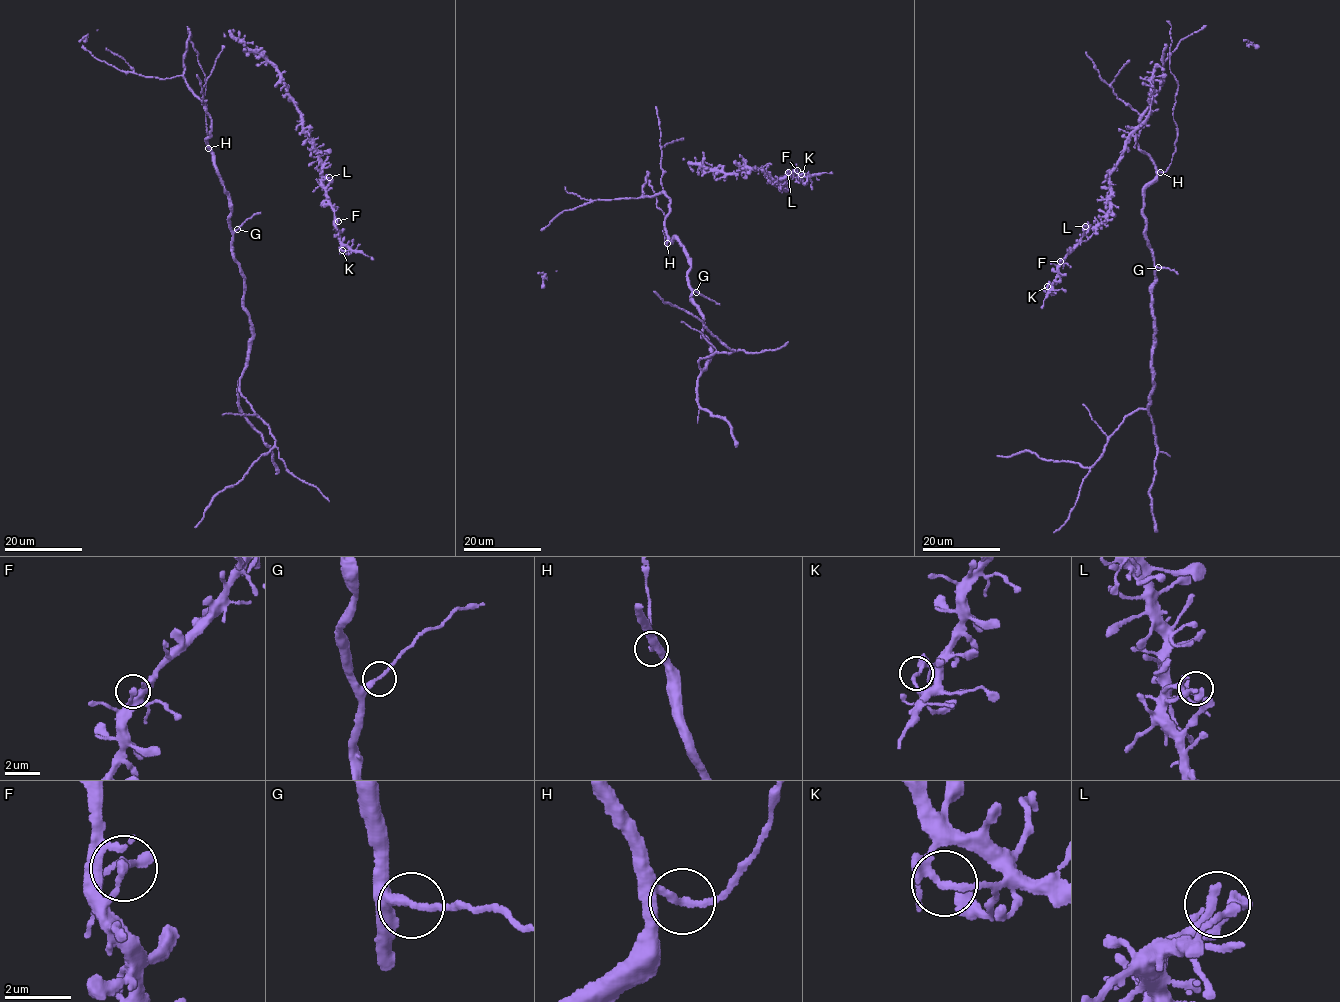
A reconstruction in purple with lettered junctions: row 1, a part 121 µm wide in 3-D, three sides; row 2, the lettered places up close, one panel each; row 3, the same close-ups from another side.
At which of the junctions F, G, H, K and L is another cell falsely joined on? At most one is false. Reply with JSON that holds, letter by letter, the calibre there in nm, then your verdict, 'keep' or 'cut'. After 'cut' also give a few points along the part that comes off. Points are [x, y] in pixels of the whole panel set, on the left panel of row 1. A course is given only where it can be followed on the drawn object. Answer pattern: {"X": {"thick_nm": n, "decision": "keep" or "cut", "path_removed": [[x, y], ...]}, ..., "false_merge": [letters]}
{"F": {"thick_nm": 240, "decision": "keep"}, "G": {"thick_nm": 240, "decision": "keep"}, "H": {"thick_nm": 190, "decision": "keep"}, "K": {"thick_nm": 200, "decision": "keep"}, "L": {"thick_nm": 200, "decision": "keep"}, "false_merge": []}

